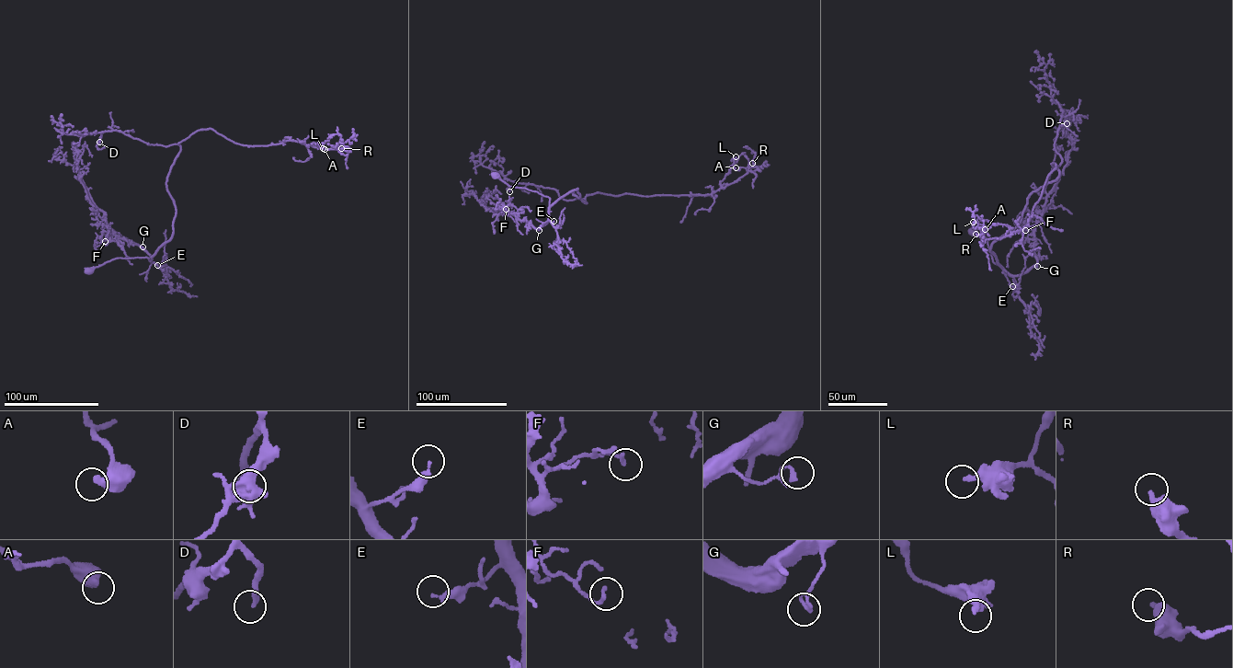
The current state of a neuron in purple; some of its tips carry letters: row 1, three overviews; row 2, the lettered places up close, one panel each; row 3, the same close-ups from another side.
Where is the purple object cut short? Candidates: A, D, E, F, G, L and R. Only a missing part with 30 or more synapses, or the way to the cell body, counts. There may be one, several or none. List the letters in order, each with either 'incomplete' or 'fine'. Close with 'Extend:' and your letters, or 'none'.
A: fine
D: incomplete
E: fine
F: fine
G: fine
L: fine
R: fine
Extend: D

